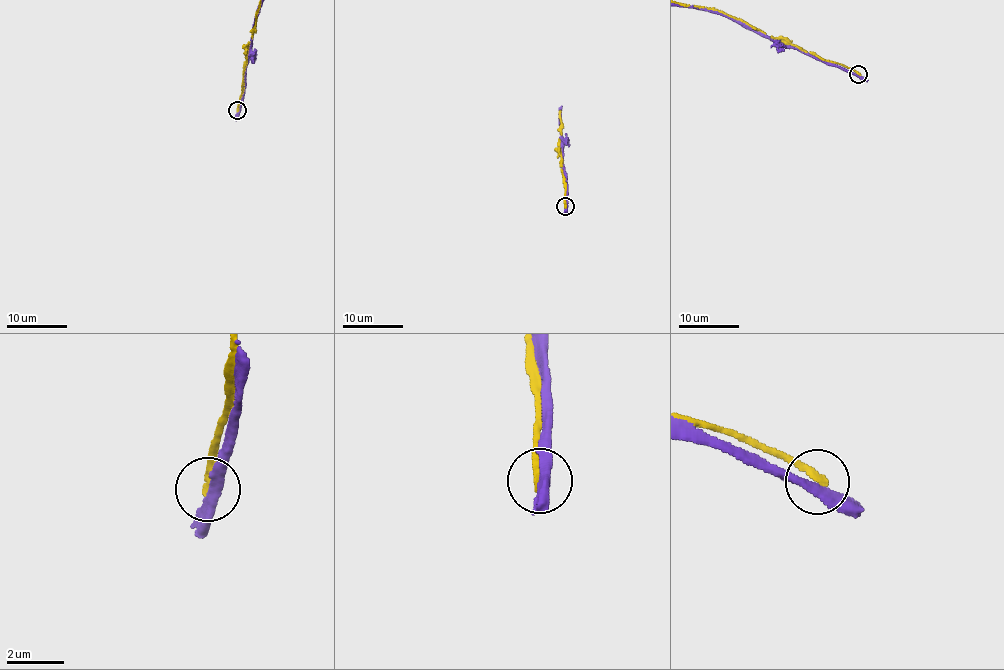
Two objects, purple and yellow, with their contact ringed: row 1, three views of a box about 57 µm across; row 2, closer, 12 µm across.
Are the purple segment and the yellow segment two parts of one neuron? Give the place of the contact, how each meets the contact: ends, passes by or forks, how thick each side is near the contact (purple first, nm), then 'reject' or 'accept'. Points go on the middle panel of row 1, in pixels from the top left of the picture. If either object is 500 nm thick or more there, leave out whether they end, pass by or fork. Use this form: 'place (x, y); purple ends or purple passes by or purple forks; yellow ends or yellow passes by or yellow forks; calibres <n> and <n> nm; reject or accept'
place (565, 206); purple passes by; yellow ends; calibres 340 and 280 nm; reject

